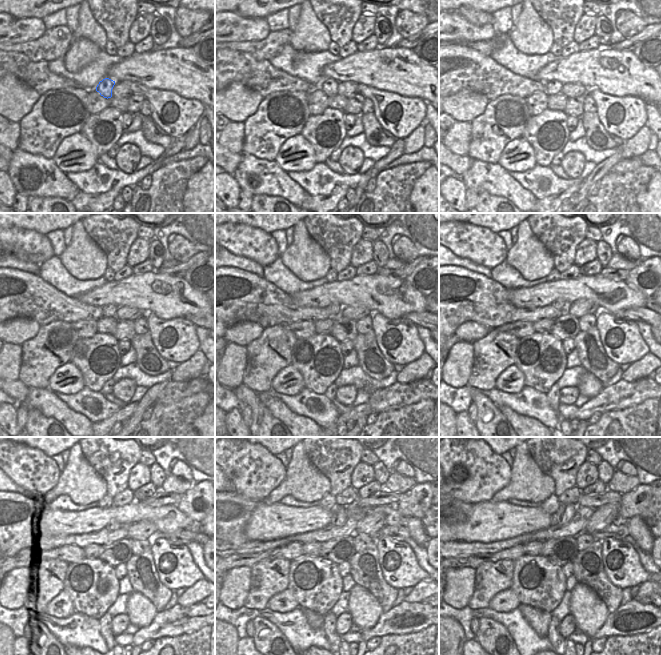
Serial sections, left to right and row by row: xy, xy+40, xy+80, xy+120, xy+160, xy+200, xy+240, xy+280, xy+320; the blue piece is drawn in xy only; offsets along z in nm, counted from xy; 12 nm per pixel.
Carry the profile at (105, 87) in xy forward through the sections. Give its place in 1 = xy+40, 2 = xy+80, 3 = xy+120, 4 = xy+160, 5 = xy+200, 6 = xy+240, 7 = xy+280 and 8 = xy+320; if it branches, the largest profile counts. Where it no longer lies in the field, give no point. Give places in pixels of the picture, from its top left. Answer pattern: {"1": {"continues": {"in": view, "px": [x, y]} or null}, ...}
{"1": {"continues": {"in": "xy+40", "px": [329, 86]}}, "2": {"continues": {"in": "xy+80", "px": [552, 87]}}, "3": {"continues": {"in": "xy+120", "px": [108, 310]}}, "4": {"continues": {"in": "xy+160", "px": [335, 308]}}, "5": {"continues": {"in": "xy+200", "px": [558, 304]}}, "6": {"continues": {"in": "xy+240", "px": [113, 525]}}, "7": {"continues": {"in": "xy+280", "px": [339, 517]}}, "8": {"continues": {"in": "xy+320", "px": [565, 513]}}}

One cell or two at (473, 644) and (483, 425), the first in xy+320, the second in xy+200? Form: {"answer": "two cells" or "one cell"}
{"answer": "two cells"}

